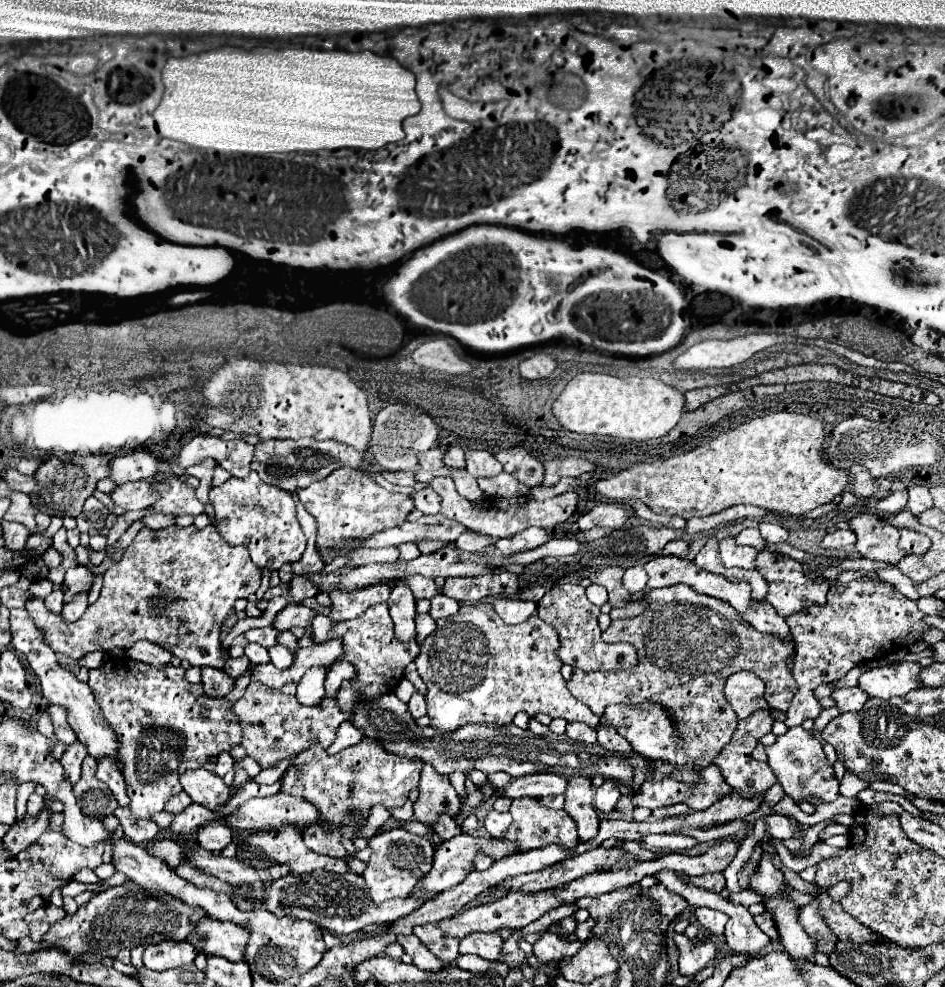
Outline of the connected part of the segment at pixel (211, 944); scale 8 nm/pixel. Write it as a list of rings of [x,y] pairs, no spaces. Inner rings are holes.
[[[201,920],[193,932],[185,938],[185,942],[193,944],[197,950],[205,950],[209,956],[223,956],[231,962],[243,960],[243,950],[249,940],[249,934],[231,922],[217,920]],[[205,938],[205,940],[203,940]]]

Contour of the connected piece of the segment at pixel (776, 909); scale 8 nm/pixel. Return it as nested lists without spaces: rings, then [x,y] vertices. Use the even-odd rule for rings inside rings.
[[[763,852],[761,854],[759,866],[749,878],[749,890],[753,890],[755,894],[763,896],[763,904],[765,904],[767,912],[773,916],[773,920],[777,924],[777,930],[779,930],[779,940],[781,940],[785,952],[791,956],[791,960],[805,962],[805,960],[809,960],[811,956],[817,954],[817,940],[813,940],[813,936],[809,936],[805,932],[805,928],[801,926],[801,922],[799,922],[799,910],[801,908],[785,894],[789,886],[787,886],[785,878],[783,878],[783,872],[779,868],[775,868],[775,864],[771,862],[773,858],[775,858],[775,854],[771,854],[771,852]]]

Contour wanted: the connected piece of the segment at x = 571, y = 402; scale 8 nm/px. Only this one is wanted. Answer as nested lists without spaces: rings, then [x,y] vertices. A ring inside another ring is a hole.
[[[581,372],[577,374],[561,392],[561,396],[553,404],[553,414],[561,422],[563,428],[579,432],[579,434],[605,434],[625,440],[649,440],[665,436],[681,418],[685,408],[685,394],[657,378],[639,378],[639,376],[611,376],[601,372]]]

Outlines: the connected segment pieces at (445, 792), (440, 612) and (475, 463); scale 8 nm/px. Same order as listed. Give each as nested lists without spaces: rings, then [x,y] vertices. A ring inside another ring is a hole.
[[[423,762],[419,798],[415,802],[415,820],[433,830],[433,820],[441,814],[455,816],[459,812],[459,796],[449,782],[449,776],[441,776],[429,762]]]
[[[439,594],[439,596],[435,596],[435,598],[431,600],[431,610],[429,610],[429,614],[431,614],[435,620],[439,620],[439,618],[449,618],[449,616],[455,614],[457,610],[459,610],[457,600],[449,600],[449,596]]]
[[[463,448],[463,450],[465,450],[465,460],[467,460],[467,472],[471,476],[495,476],[503,470],[491,452],[473,450],[473,448]]]

